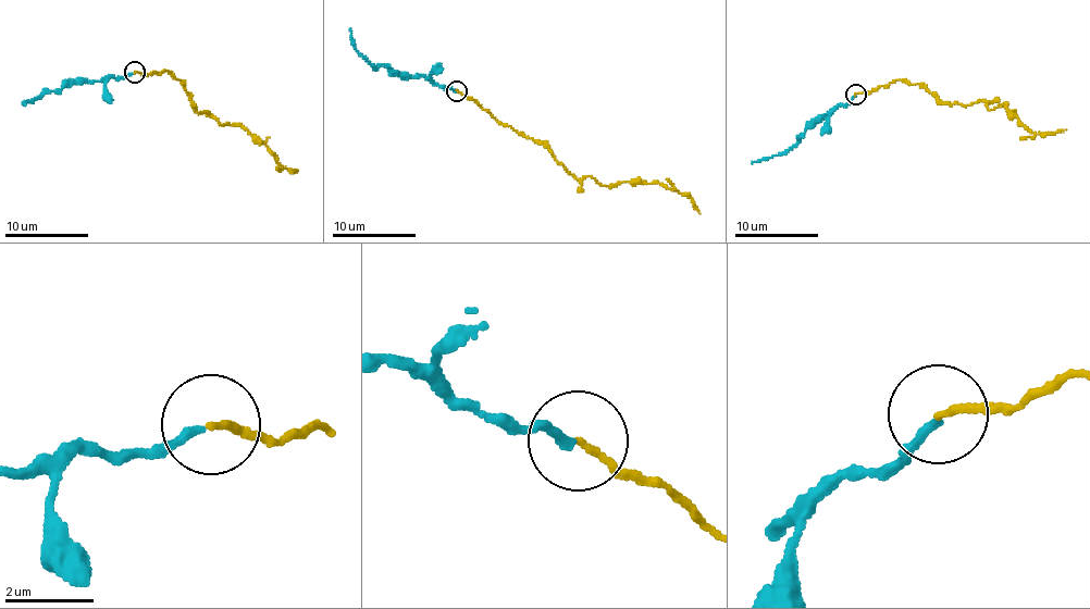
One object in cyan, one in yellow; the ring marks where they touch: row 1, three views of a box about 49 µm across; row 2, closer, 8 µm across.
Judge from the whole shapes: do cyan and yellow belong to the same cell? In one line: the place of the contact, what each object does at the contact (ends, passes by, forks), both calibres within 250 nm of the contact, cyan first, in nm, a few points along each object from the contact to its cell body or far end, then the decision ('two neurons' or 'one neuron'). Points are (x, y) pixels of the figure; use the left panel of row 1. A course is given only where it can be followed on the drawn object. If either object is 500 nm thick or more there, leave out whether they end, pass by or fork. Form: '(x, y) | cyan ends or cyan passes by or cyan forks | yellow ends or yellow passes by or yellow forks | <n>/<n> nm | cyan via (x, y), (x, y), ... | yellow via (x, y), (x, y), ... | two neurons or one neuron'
(135, 72) | cyan ends | yellow ends | 180/130 nm | cyan via (134, 73), (100, 82), (64, 83), (25, 106) | yellow via (134, 71), (171, 71), (194, 108), (209, 111), (221, 125), (243, 126), (283, 168), (297, 171) | two neurons

